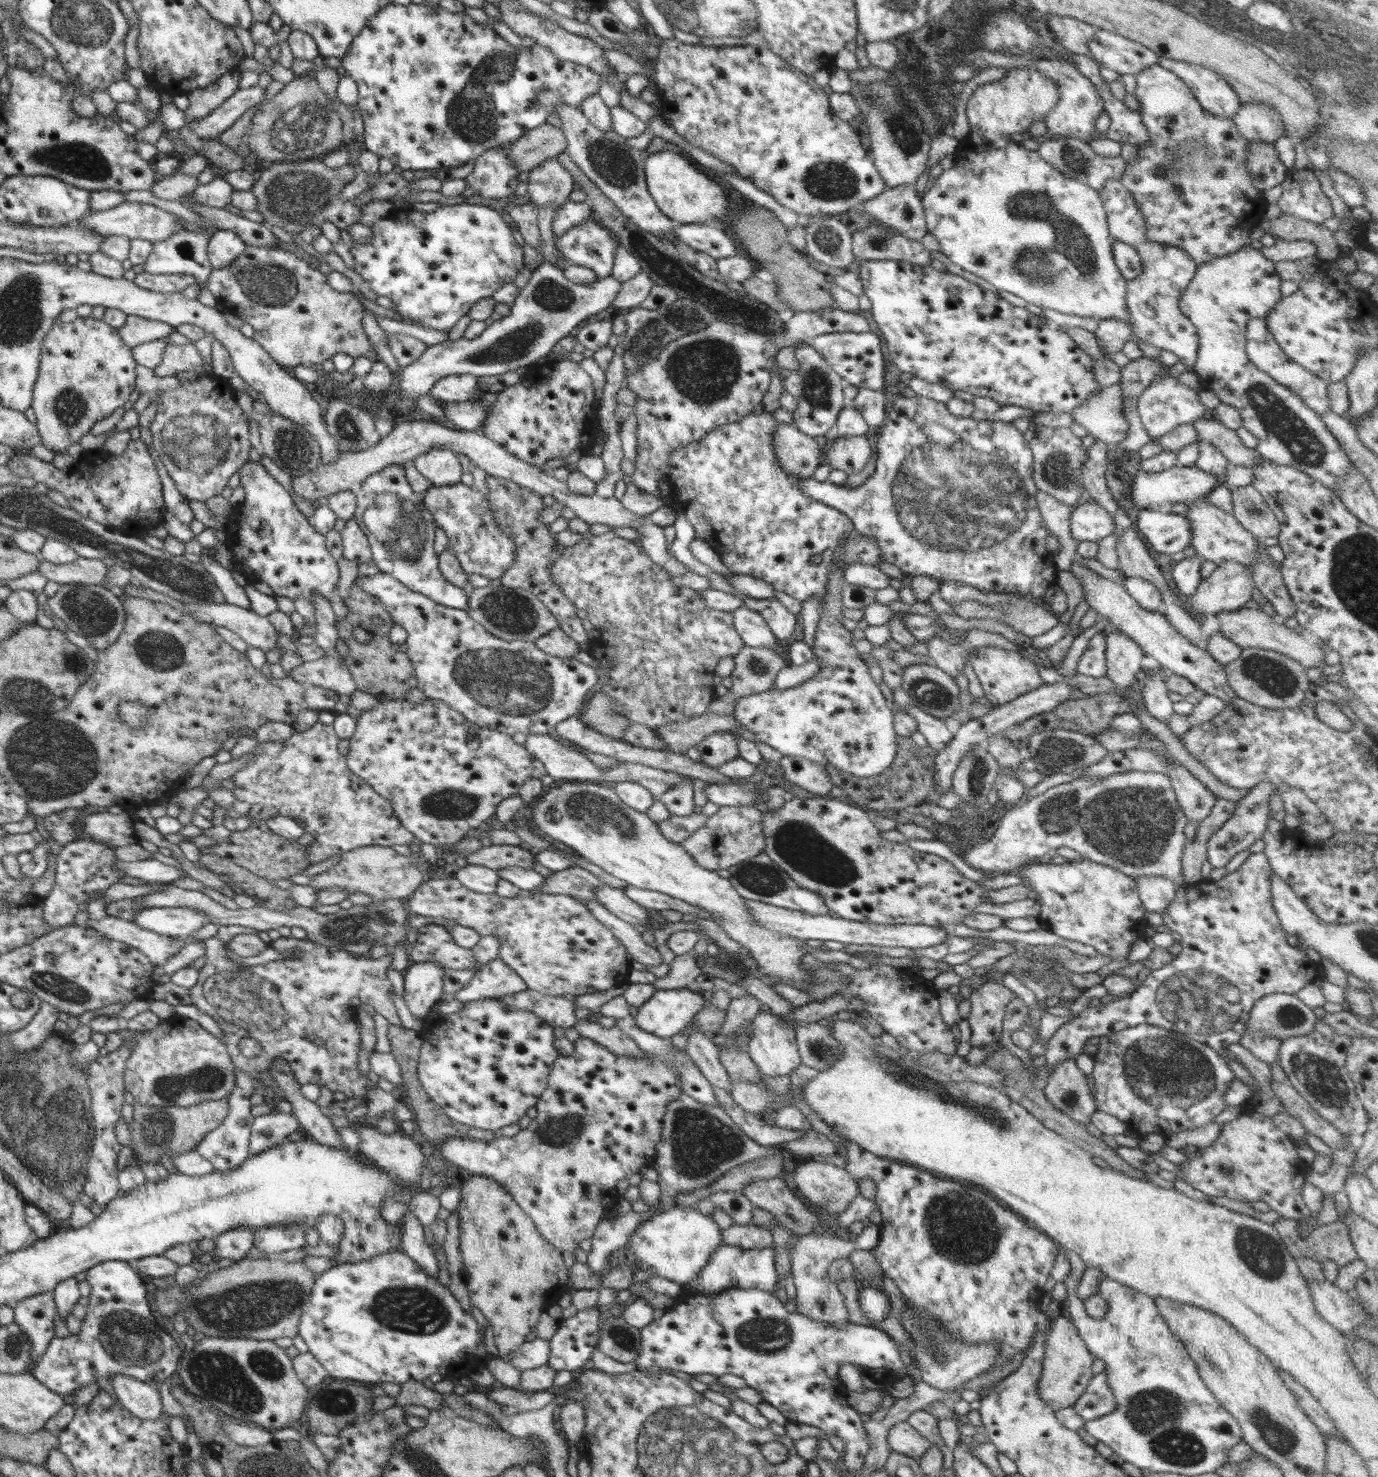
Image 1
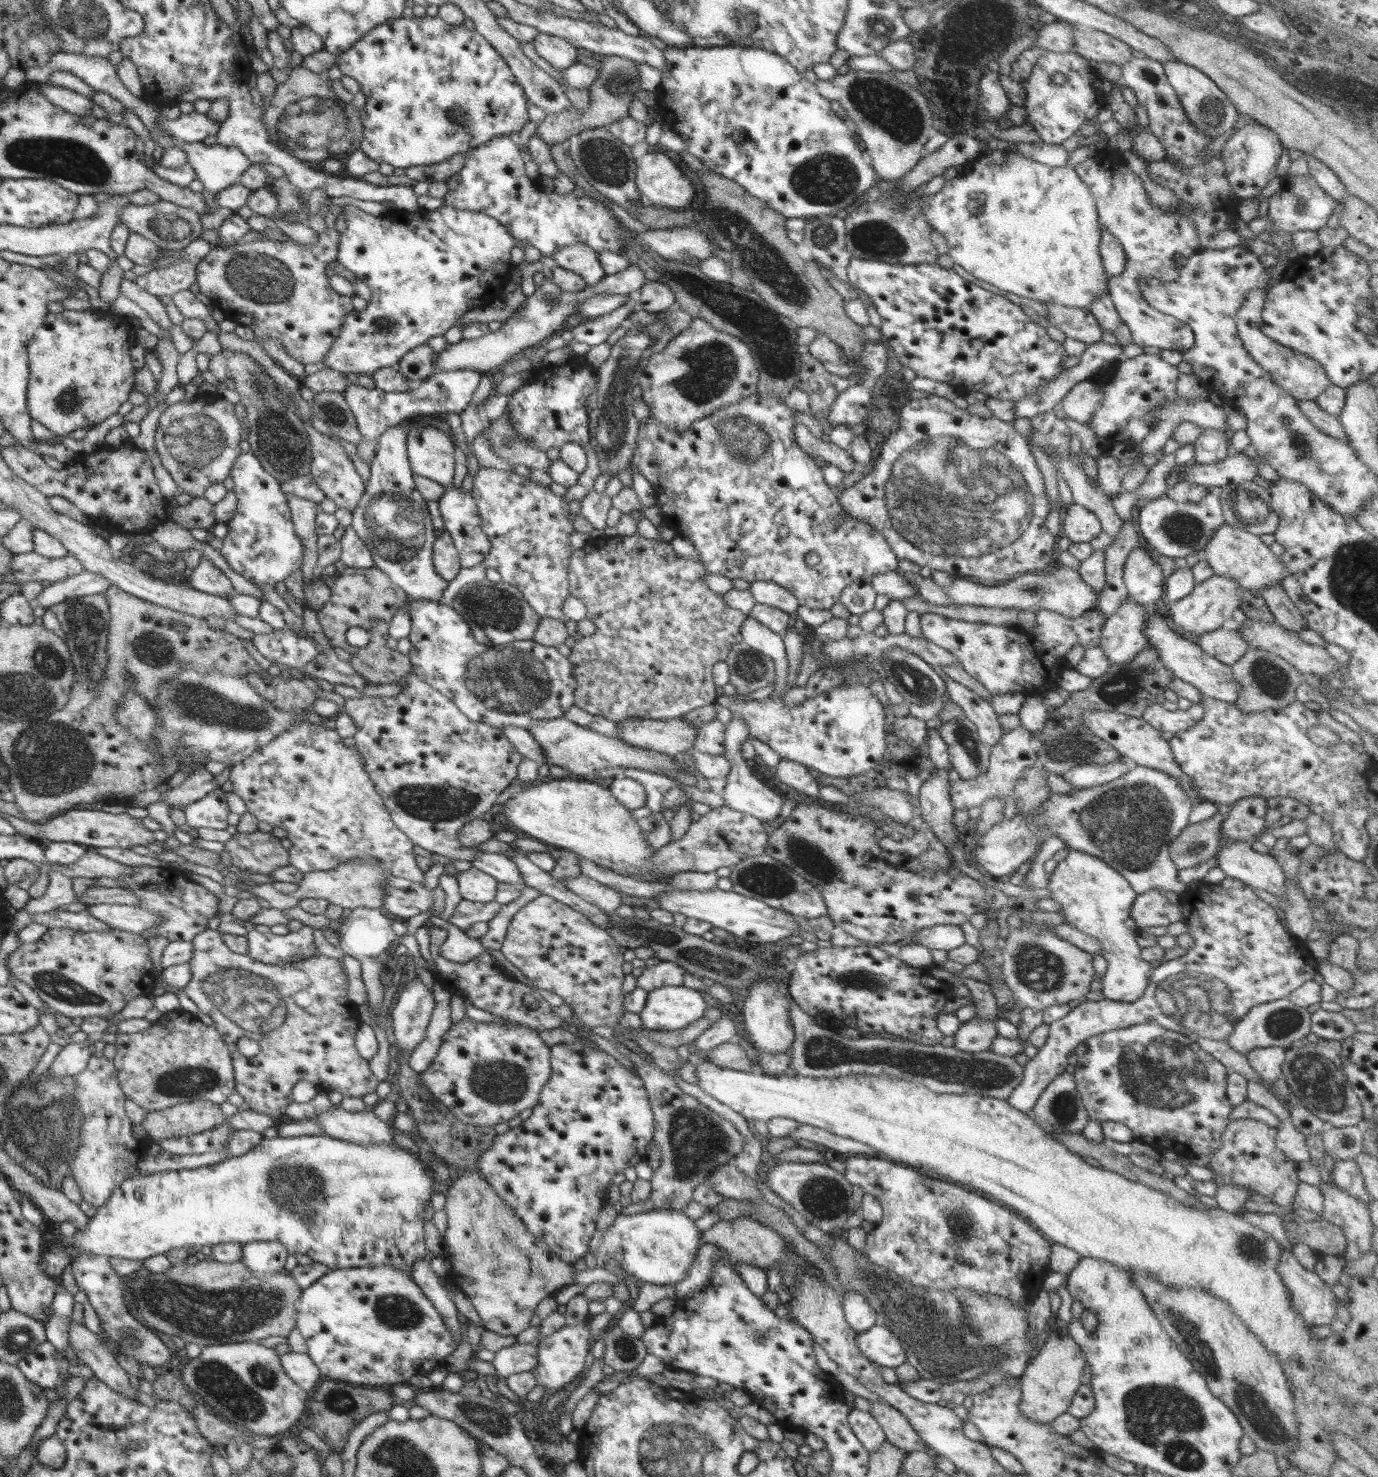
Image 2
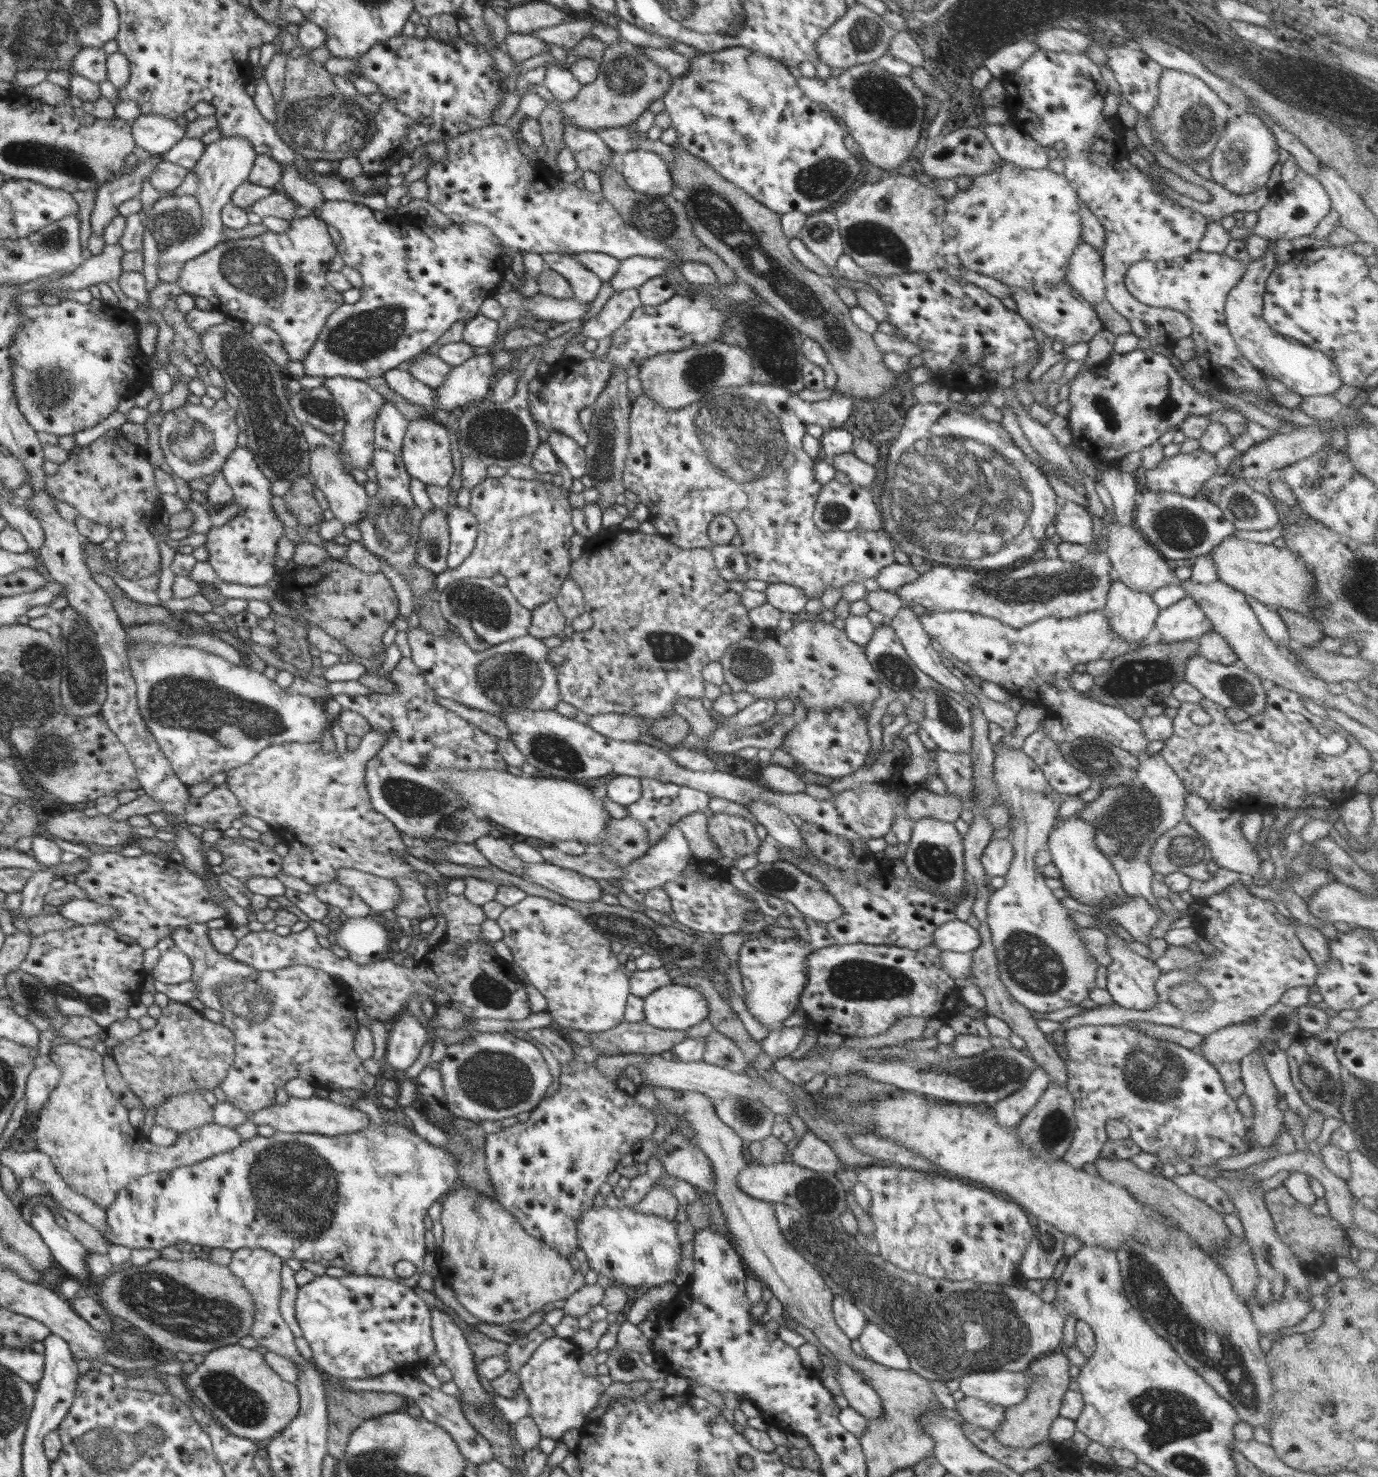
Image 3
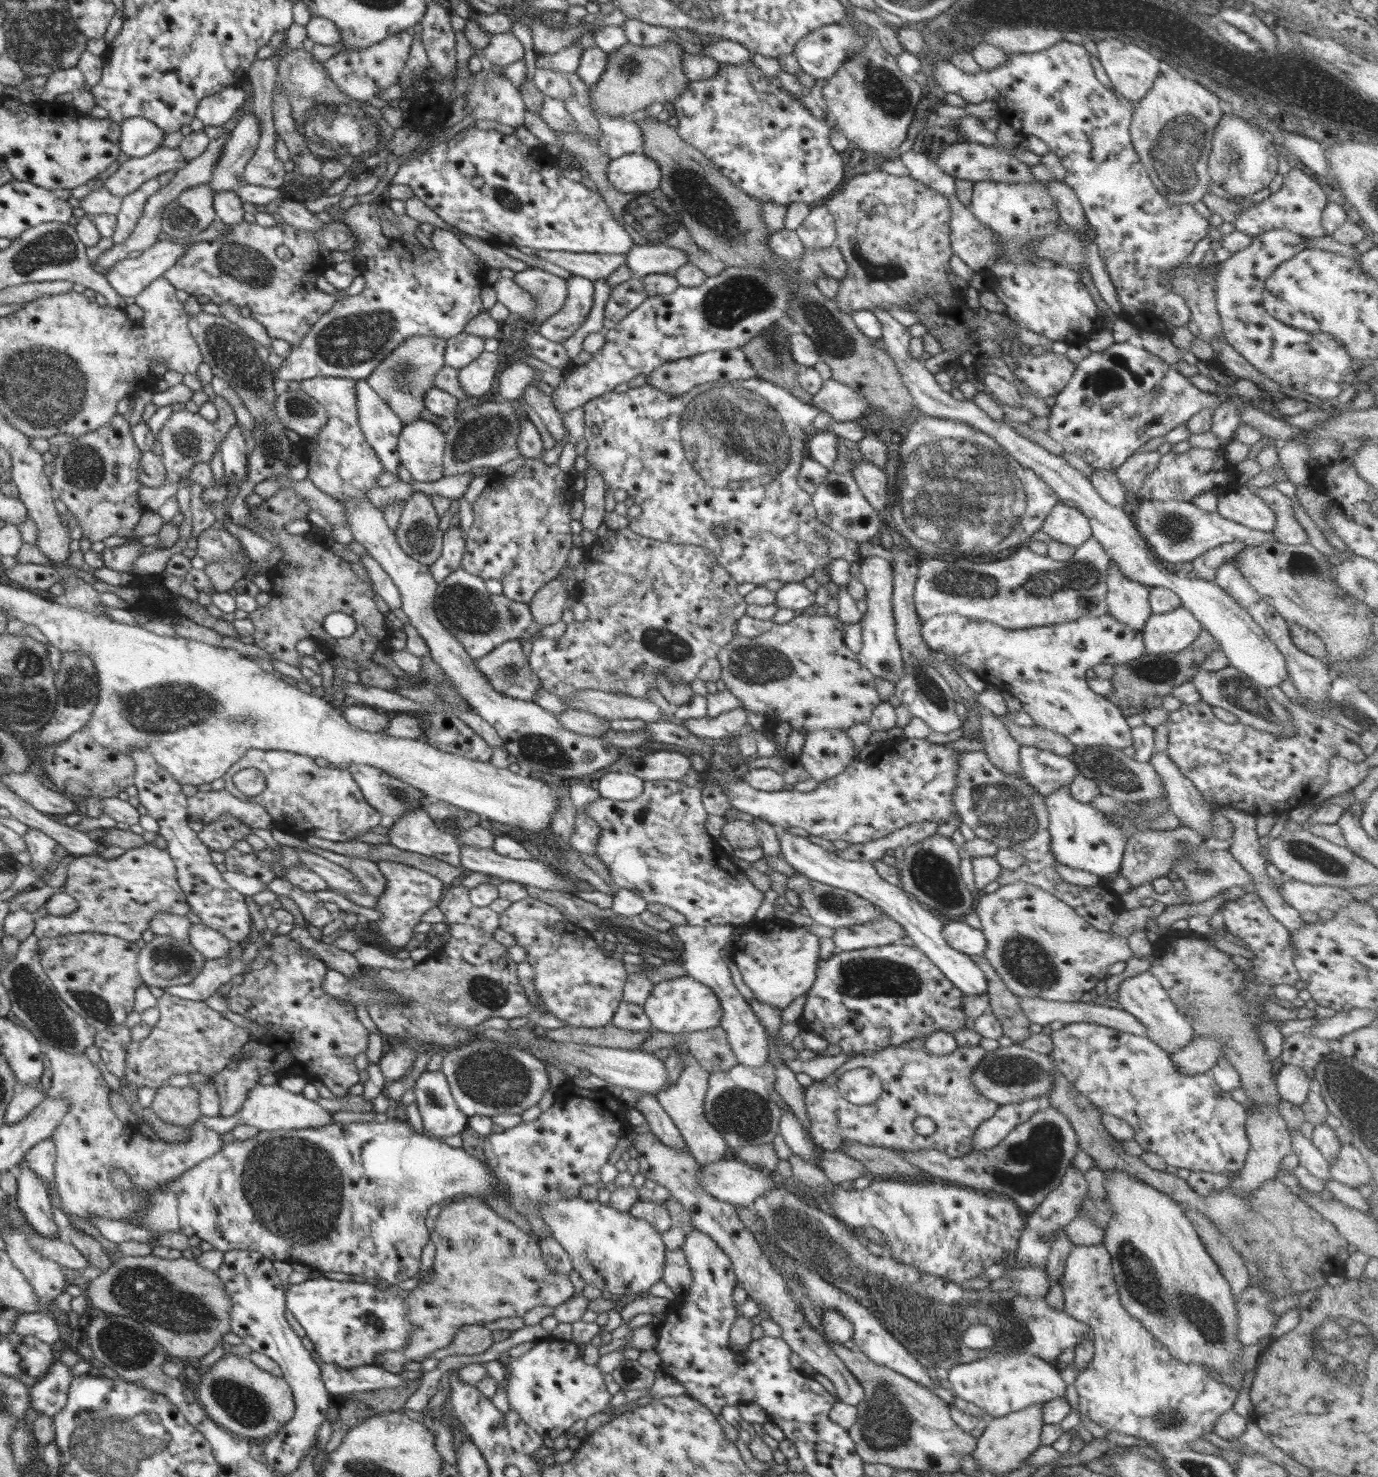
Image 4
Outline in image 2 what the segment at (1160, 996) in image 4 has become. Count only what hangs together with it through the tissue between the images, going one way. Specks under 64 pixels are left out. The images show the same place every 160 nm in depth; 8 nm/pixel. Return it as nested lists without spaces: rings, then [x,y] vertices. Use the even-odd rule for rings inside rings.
[[[1065,849],[1068,852],[1065,860],[1058,863],[1056,869],[1050,875],[1050,899],[1060,904],[1062,909],[1059,913],[1066,919],[1066,923],[1071,927],[1077,928],[1082,932],[1086,932],[1090,936],[1094,936],[1098,942],[1102,943],[1101,955],[1107,960],[1107,972],[1102,978],[1102,992],[1105,999],[1117,1000],[1120,1002],[1131,1002],[1134,1006],[1140,1003],[1140,998],[1146,992],[1151,984],[1152,963],[1142,960],[1140,950],[1142,948],[1136,943],[1136,936],[1140,930],[1136,926],[1136,922],[1132,919],[1130,909],[1132,903],[1136,899],[1137,892],[1132,890],[1132,886],[1128,880],[1124,879],[1114,868],[1111,868],[1104,861],[1096,859],[1096,856],[1090,856],[1080,851]]]

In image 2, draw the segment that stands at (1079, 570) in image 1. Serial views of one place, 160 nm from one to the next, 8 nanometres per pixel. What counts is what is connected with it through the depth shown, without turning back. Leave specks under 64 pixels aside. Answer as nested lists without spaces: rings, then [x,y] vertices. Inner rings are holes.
[[[1152,613],[1151,617],[1145,622],[1145,633],[1150,641],[1150,648],[1157,650],[1160,660],[1164,666],[1174,673],[1176,678],[1192,684],[1203,695],[1223,700],[1227,703],[1235,703],[1239,697],[1241,686],[1233,677],[1231,665],[1220,662],[1217,658],[1210,656],[1207,652],[1200,649],[1198,644],[1186,640],[1176,631],[1169,628],[1171,623],[1167,623],[1168,619],[1161,617],[1160,614]]]

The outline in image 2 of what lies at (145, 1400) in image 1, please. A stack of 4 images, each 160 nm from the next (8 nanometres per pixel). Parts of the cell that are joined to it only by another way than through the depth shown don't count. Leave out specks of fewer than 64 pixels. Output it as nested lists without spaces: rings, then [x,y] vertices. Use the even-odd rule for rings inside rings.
[[[70,1318],[68,1321],[68,1340],[74,1354],[78,1356],[92,1372],[94,1377],[104,1382],[108,1388],[134,1399],[135,1382],[128,1373],[118,1364],[116,1357],[108,1351],[108,1347],[102,1343],[101,1336],[90,1332],[84,1324],[77,1324]]]

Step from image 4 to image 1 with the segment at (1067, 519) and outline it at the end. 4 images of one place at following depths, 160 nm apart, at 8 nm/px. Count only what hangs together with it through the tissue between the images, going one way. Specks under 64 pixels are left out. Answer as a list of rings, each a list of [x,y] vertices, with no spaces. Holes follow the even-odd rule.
[[[1086,499],[1071,512],[1071,535],[1077,541],[1099,542],[1116,532],[1113,516],[1102,506]]]

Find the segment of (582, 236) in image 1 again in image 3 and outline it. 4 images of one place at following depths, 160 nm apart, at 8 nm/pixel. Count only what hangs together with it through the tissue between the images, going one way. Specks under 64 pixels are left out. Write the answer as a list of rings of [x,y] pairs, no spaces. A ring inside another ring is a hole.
[[[543,252],[540,255],[546,268],[558,272],[570,283],[574,293],[572,299],[579,303],[591,303],[596,298],[602,281],[579,260],[560,253]]]

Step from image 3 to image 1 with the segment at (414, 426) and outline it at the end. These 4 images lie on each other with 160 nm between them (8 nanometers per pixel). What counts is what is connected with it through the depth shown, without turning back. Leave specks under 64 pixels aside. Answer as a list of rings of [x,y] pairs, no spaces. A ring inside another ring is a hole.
[[[430,448],[412,462],[416,470],[436,487],[460,483],[460,476],[464,472],[458,454],[446,448]]]

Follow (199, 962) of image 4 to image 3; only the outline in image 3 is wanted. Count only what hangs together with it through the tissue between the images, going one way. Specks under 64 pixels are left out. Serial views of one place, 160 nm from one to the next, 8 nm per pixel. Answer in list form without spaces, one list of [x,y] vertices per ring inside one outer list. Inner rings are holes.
[[[177,948],[164,950],[160,959],[148,975],[153,980],[164,982],[164,984],[181,984],[191,980],[193,972],[192,961]]]

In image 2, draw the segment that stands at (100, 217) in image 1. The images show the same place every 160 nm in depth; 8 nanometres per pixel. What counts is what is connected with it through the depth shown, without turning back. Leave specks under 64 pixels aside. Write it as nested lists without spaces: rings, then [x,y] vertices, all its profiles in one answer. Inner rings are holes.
[[[159,200],[151,205],[128,204],[123,206],[119,222],[129,228],[129,231],[140,234],[156,243],[162,250],[175,251],[184,249],[193,240],[200,239],[203,231],[200,214],[192,208],[180,206],[166,200]]]

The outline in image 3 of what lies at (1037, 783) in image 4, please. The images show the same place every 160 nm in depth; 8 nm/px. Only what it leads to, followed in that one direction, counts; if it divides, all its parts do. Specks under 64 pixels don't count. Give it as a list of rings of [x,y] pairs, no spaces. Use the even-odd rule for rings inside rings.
[[[1042,724],[1025,738],[1020,749],[1037,764],[1050,786],[1060,795],[1074,796],[1094,783],[1089,774],[1064,760],[1058,745],[1052,742]]]

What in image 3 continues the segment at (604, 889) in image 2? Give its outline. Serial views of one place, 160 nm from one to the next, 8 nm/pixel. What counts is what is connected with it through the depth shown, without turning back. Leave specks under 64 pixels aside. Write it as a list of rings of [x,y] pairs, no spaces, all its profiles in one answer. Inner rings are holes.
[[[524,863],[522,870],[523,879],[570,900],[590,903],[600,901],[603,894],[599,884],[592,878],[549,863]]]

